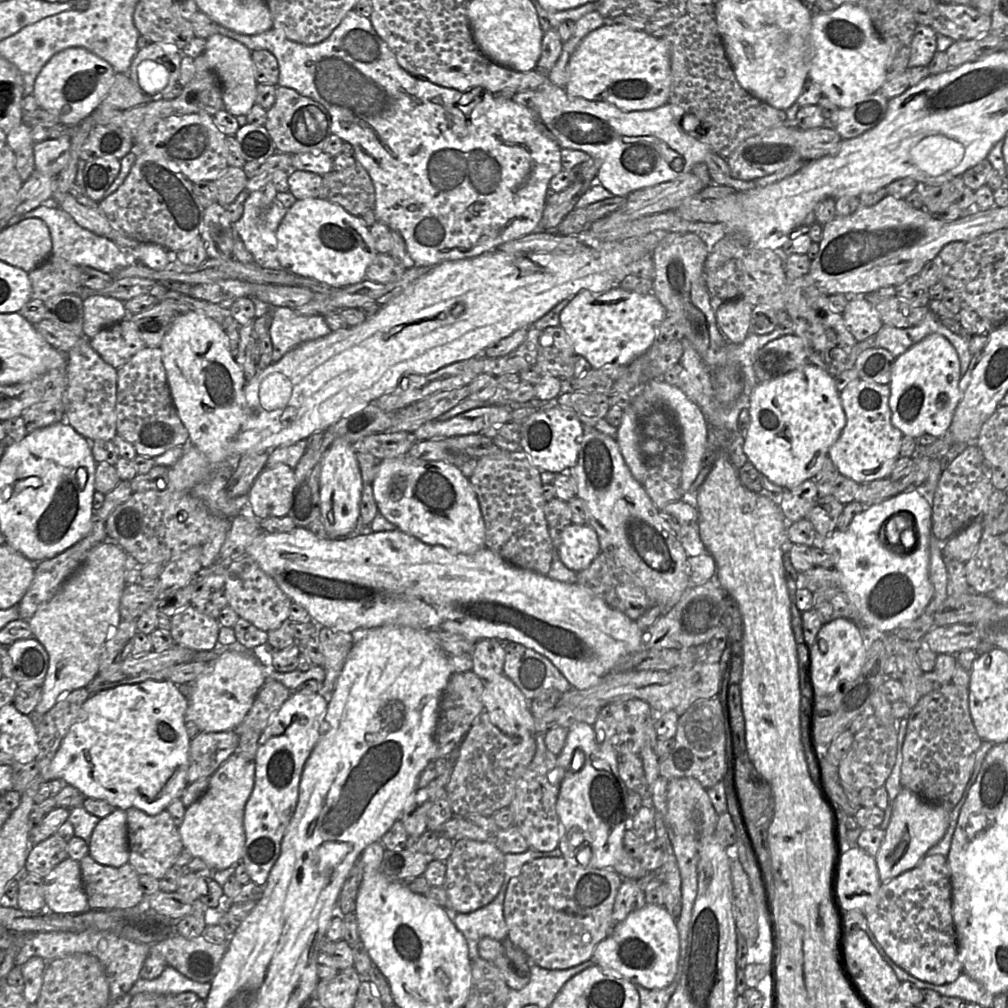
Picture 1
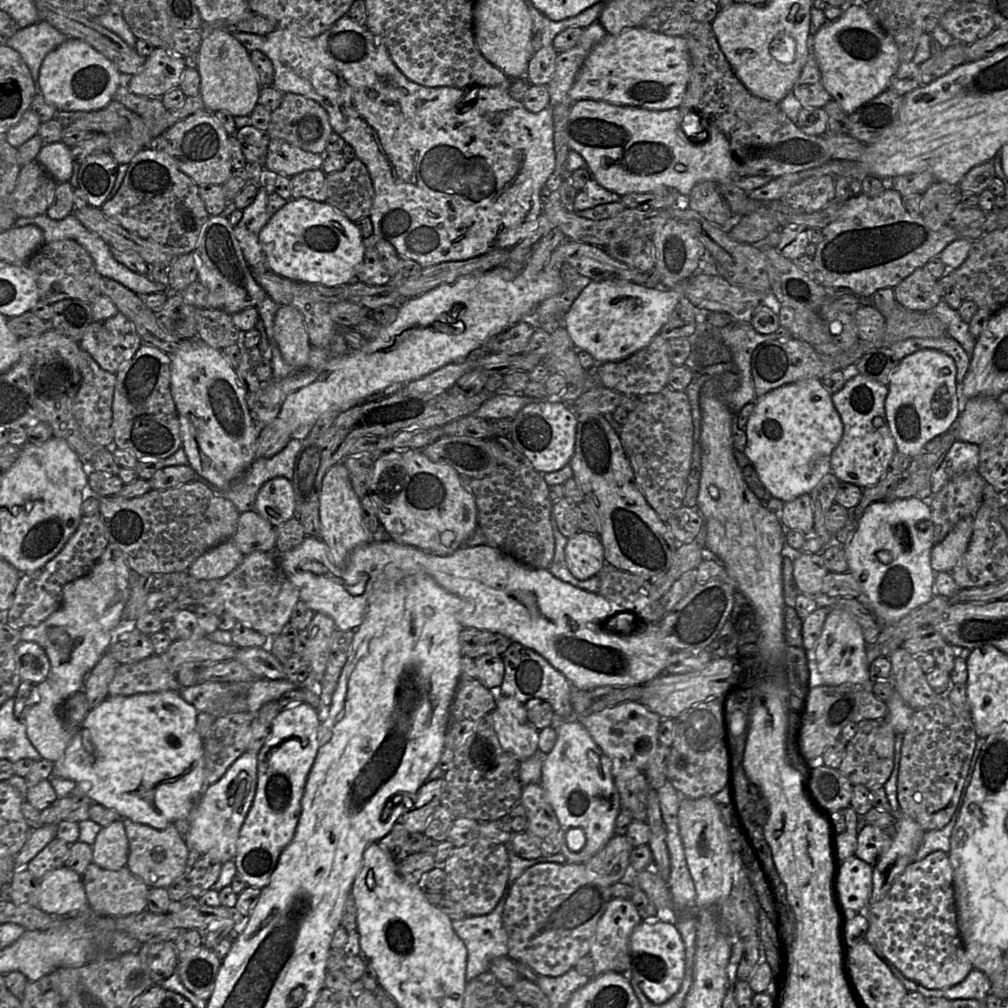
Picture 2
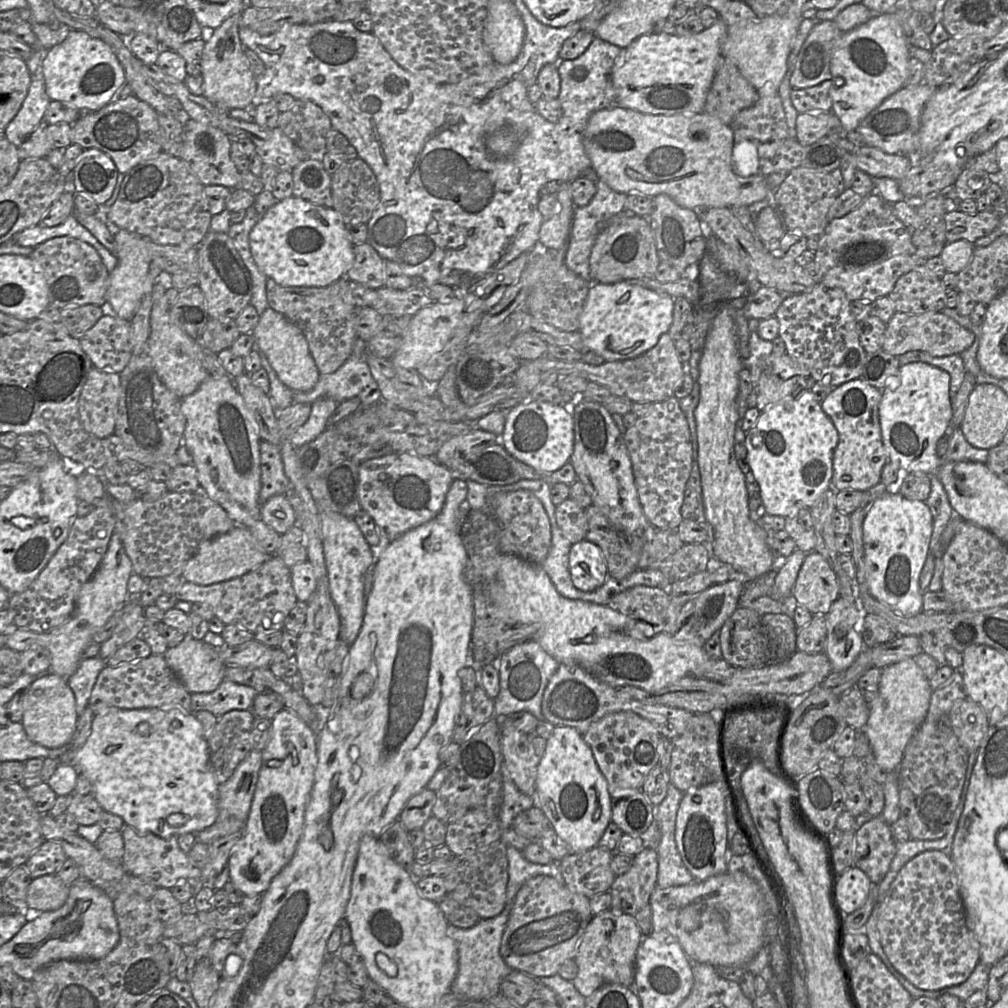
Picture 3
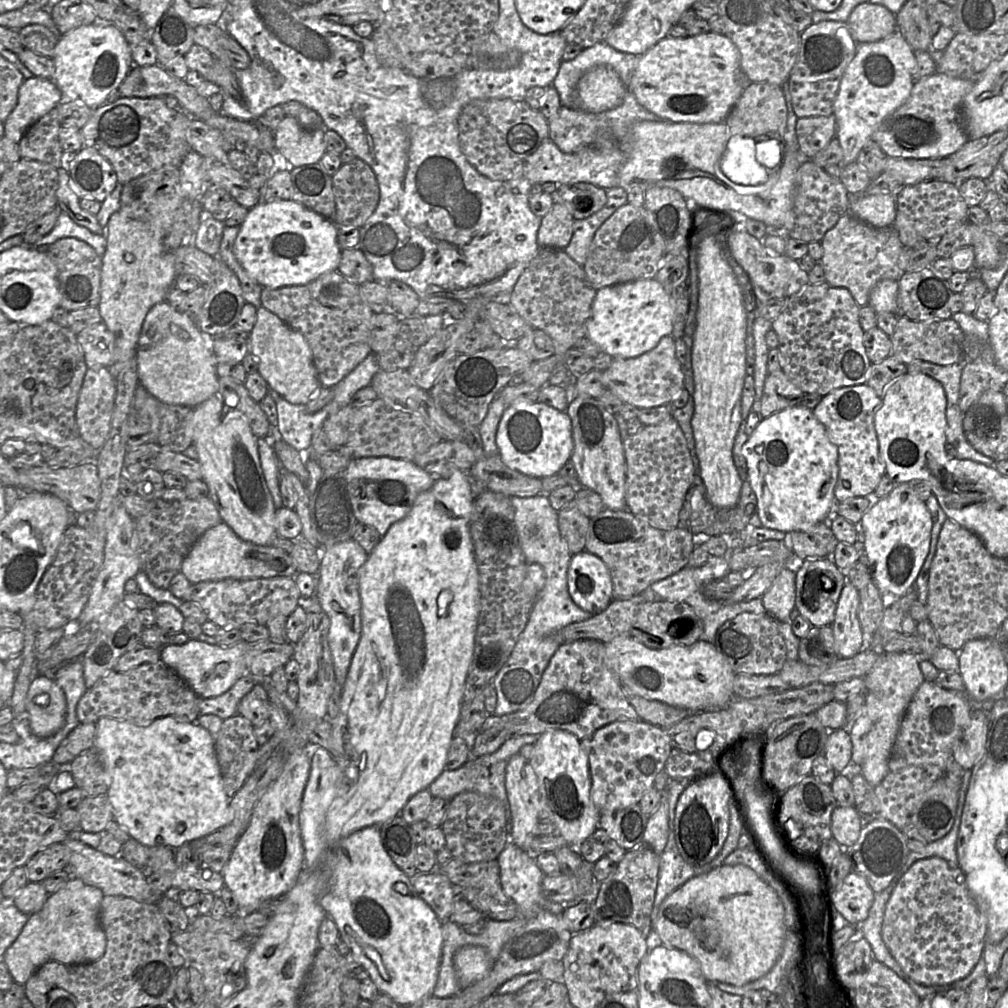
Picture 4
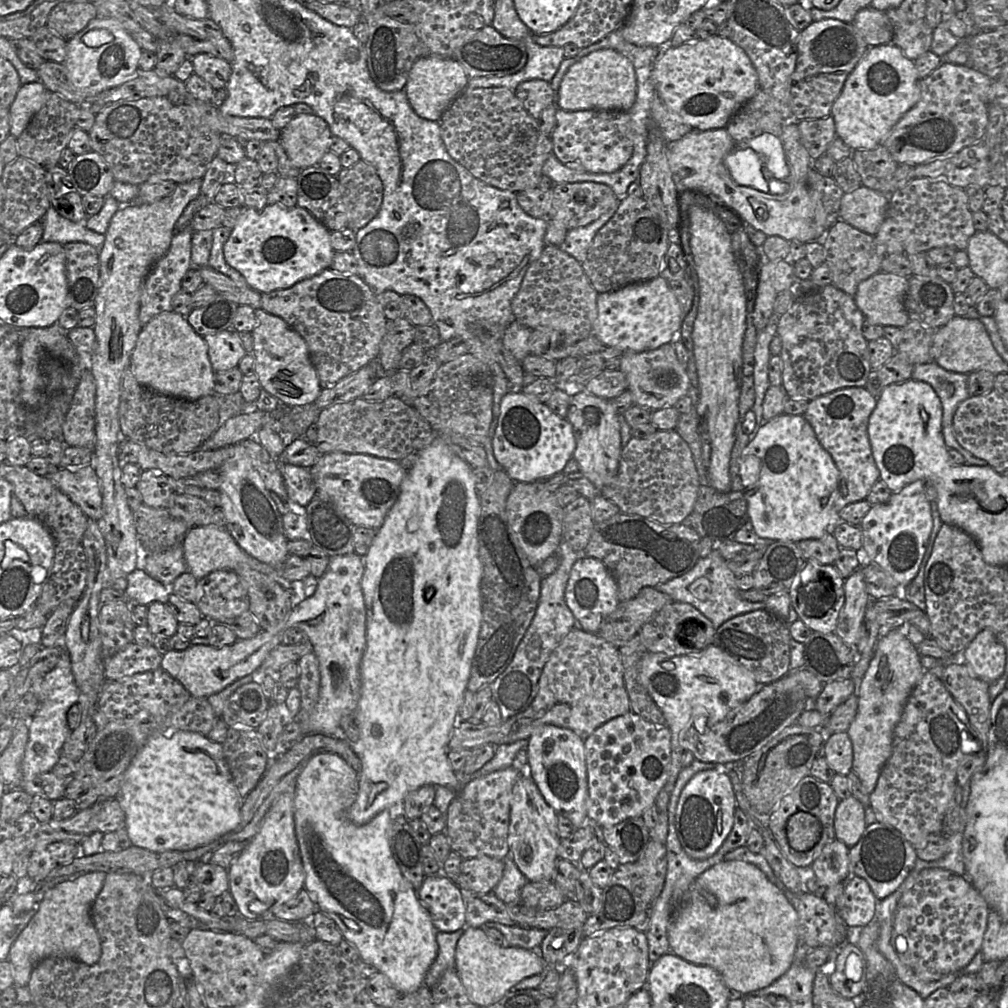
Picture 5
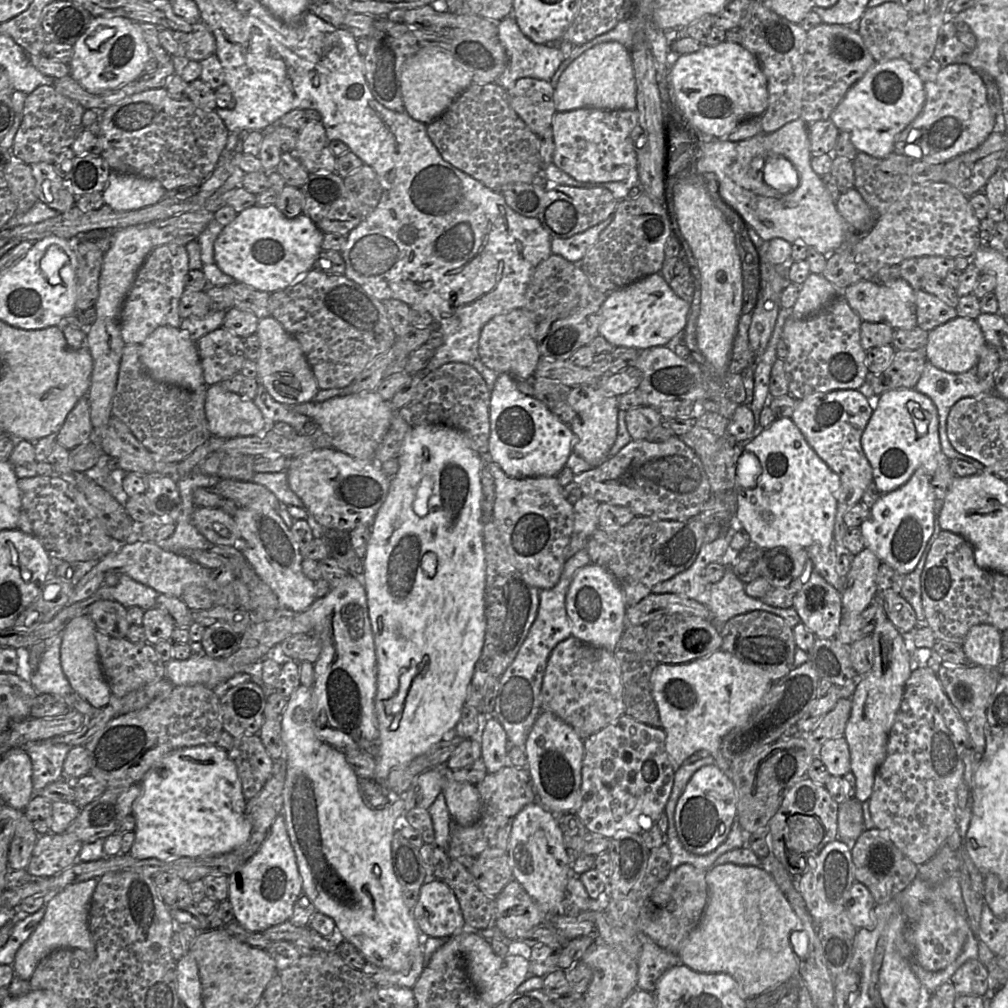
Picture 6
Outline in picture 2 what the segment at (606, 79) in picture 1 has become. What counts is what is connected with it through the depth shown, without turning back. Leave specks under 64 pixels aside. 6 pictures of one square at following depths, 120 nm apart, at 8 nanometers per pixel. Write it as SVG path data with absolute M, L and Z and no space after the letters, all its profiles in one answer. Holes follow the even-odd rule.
M644 27L624 29L617 35L607 33L588 54L568 96L571 101L599 100L616 106L649 110L680 107L690 77L690 52L684 37L668 36Z

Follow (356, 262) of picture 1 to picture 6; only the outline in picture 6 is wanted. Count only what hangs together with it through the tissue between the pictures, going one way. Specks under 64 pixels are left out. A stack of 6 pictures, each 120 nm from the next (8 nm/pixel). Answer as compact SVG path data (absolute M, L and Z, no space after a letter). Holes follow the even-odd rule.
M274 204L254 205L239 212L232 222L223 227L214 242L214 260L219 269L236 282L271 294L287 288L313 268L314 260L322 251L323 235L306 214L286 218Z

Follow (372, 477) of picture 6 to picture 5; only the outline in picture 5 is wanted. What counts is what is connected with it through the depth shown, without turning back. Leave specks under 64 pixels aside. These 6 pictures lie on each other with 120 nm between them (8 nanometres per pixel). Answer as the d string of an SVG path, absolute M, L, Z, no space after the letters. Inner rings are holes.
M327 453L310 468L316 491L331 496L344 516L355 526L379 529L396 503L406 471L399 461L368 454Z

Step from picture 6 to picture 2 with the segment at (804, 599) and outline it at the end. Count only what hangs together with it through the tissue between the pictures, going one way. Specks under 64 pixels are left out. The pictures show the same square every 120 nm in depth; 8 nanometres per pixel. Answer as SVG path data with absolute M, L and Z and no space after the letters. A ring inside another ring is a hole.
M801 553L794 561L793 575L799 593L819 597L823 580L829 573L820 553Z

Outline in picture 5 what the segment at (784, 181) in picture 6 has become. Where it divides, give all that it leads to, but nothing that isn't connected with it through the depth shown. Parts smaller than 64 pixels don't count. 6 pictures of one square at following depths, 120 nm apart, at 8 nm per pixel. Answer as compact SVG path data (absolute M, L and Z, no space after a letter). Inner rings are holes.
M763 133L758 137L740 142L747 142L763 158L763 163L771 178L778 180L788 178L789 167L780 136Z

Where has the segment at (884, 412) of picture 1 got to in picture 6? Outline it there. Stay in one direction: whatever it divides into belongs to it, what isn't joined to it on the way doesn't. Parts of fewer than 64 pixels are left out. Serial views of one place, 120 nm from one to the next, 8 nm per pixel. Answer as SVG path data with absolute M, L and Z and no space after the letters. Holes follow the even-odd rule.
M853 389L815 394L797 400L798 403L791 416L791 420L801 431L810 447L840 478L834 534L831 542L831 549L836 556L852 555L843 542L847 530L844 515L854 504L861 502L865 490L873 482L873 470L863 451L861 437L873 410L877 408L879 397L867 398L859 390Z

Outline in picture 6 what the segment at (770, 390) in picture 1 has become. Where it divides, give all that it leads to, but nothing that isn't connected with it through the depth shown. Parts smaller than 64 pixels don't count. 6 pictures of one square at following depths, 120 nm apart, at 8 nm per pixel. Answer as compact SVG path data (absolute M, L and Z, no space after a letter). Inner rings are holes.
M777 418L755 438L743 443L736 475L735 517L748 534L751 544L763 550L775 547L818 545L831 549L840 491L840 478L810 447L791 418Z

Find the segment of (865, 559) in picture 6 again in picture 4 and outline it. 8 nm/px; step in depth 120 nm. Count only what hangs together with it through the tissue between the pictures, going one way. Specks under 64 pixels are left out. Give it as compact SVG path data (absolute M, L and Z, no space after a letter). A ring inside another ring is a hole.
M847 581L831 625L835 638L835 651L840 658L853 657L865 647L866 636L859 621L859 603L859 590Z

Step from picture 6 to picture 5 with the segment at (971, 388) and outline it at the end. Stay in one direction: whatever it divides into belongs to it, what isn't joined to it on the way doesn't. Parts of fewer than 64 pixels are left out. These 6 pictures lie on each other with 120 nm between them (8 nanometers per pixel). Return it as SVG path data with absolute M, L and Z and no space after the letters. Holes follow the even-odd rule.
M935 362L915 365L912 379L930 384L939 396L943 406L942 432L945 444L958 451L967 464L987 467L986 460L975 457L964 449L955 437L953 418L959 404L970 398L968 374L948 371Z

